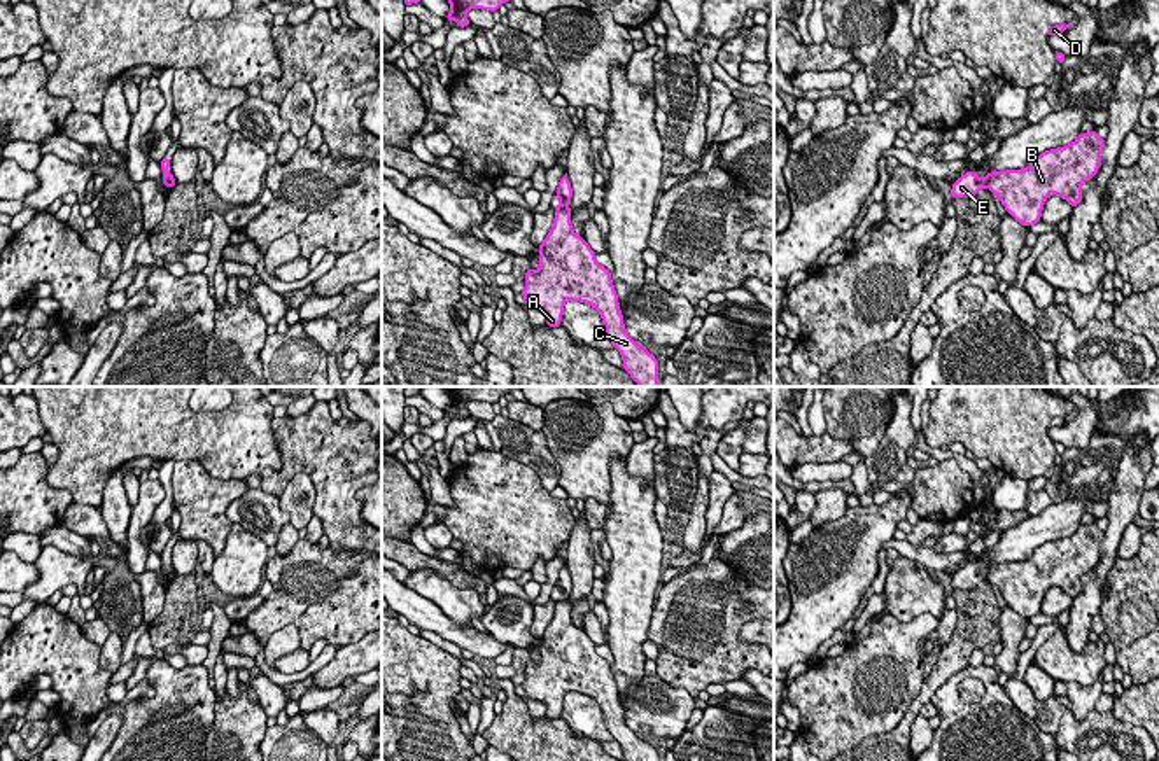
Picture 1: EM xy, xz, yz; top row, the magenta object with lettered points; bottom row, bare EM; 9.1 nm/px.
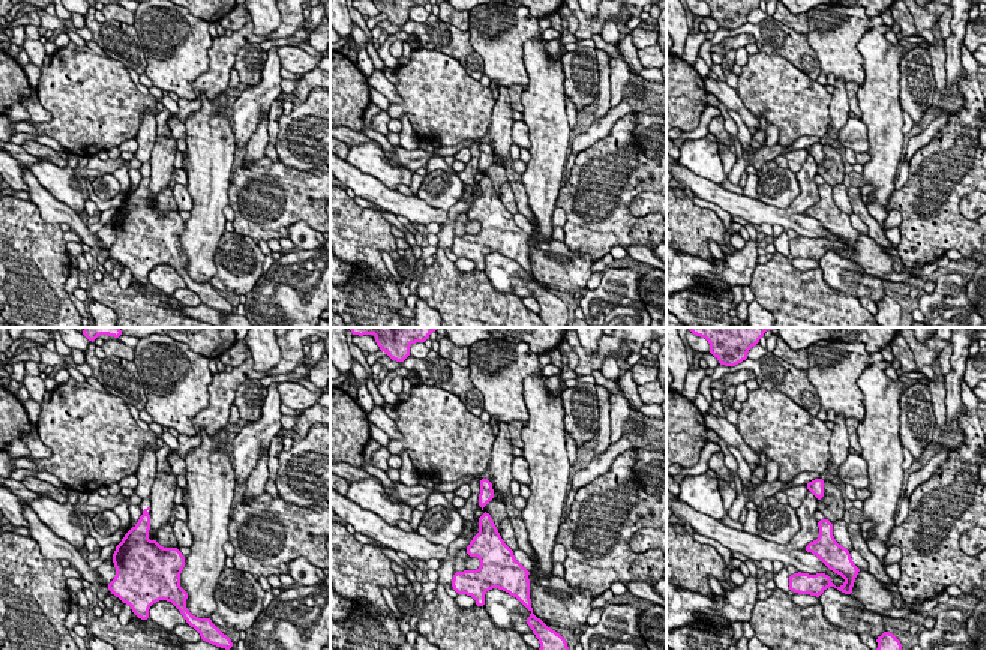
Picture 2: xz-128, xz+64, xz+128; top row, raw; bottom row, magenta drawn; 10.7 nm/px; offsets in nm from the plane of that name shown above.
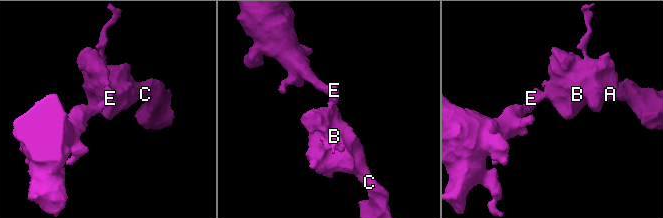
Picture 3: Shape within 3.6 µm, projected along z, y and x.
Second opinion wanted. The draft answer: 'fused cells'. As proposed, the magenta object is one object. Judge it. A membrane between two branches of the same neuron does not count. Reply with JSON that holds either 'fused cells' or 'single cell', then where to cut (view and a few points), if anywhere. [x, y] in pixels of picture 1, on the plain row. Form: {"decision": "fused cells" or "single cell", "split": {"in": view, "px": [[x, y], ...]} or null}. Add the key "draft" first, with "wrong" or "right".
{"draft": "right", "decision": "fused cells", "split": {"in": "xz", "px": [[568, 599], [557, 602]]}}

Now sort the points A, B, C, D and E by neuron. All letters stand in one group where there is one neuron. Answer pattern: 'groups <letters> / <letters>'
groups A B C D / E

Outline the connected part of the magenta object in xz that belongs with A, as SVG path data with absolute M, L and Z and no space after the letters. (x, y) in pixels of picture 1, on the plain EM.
M571 602L555 604L553 618L539 637L539 661L529 660L522 682L527 700L543 702L546 717L558 719L567 693L594 698L608 731L622 745L623 761L658 761L658 752L625 723L611 665L595 653L595 644L571 618Z

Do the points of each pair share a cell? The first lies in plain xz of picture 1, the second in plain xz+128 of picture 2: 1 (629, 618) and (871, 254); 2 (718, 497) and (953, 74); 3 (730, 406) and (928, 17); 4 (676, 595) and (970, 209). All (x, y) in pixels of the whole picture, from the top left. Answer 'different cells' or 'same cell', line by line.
1: different cells
2: same cell
3: same cell
4: different cells

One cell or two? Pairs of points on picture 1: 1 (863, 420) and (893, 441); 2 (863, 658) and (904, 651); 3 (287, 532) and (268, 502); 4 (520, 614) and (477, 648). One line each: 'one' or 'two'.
1: two
2: one
3: two
4: two

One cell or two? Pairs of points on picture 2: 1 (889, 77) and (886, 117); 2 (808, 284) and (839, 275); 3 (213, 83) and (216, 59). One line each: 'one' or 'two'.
1: one
2: two
3: one

